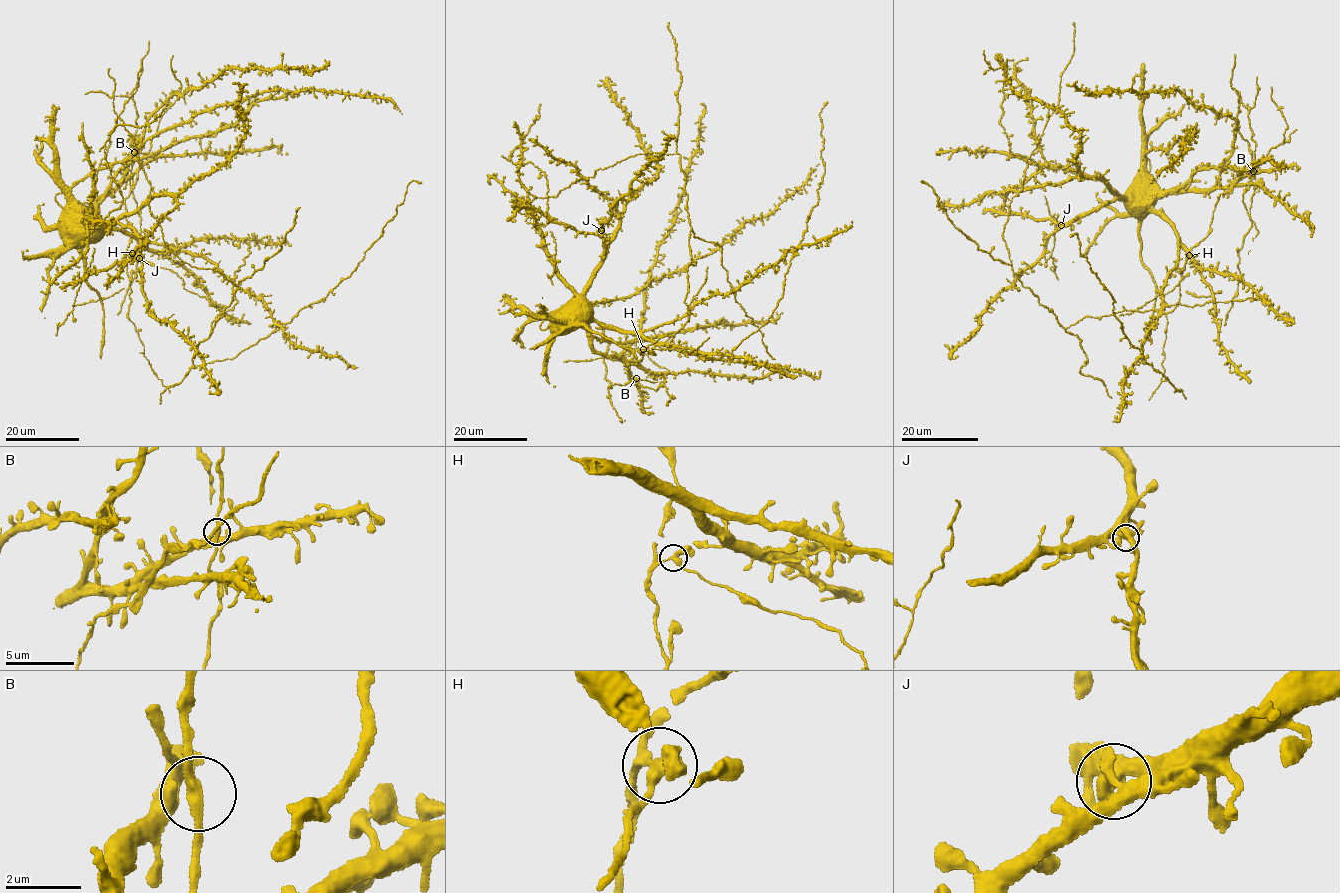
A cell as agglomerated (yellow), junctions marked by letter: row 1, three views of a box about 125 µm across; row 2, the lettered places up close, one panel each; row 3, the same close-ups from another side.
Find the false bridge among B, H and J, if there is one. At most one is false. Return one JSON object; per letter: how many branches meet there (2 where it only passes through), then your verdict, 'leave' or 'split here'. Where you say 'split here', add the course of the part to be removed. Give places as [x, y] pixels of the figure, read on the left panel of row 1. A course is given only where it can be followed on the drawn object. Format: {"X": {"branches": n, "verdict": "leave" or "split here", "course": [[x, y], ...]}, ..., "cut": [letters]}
{"B": {"branches": 3, "verdict": "leave"}, "H": {"branches": 3, "verdict": "split here", "course": [[132, 253], [151, 264], [176, 273], [188, 290], [215, 307]]}, "J": {"branches": 3, "verdict": "leave"}, "cut": ["H"]}

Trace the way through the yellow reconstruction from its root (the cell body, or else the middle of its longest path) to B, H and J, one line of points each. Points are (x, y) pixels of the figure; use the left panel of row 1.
B: (88, 223), (99, 208), (95, 203), (124, 182), (127, 160), (134, 152)
H: (88, 223), (99, 208), (95, 203), (135, 173), (125, 199), (133, 234), (127, 250), (132, 253)
J: (88, 223), (97, 219), (105, 224), (131, 228), (141, 241), (139, 258)

